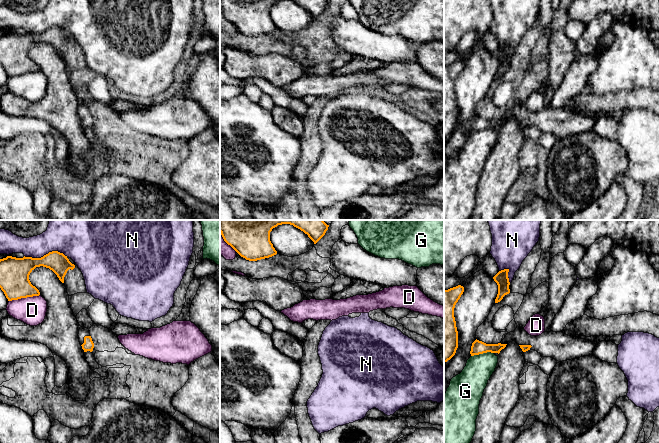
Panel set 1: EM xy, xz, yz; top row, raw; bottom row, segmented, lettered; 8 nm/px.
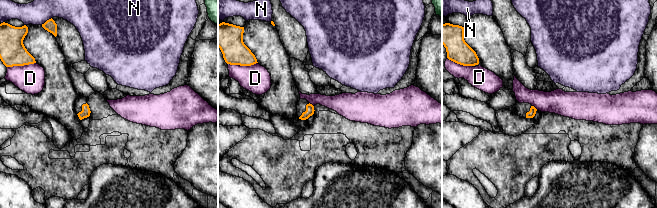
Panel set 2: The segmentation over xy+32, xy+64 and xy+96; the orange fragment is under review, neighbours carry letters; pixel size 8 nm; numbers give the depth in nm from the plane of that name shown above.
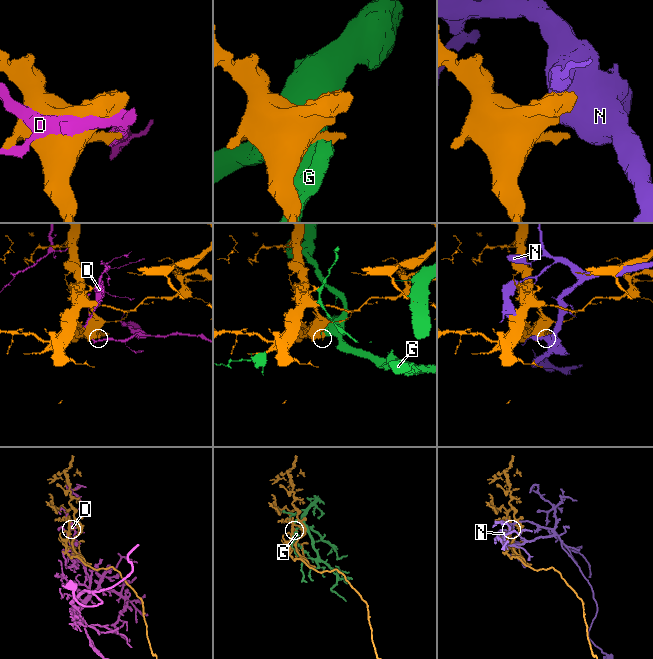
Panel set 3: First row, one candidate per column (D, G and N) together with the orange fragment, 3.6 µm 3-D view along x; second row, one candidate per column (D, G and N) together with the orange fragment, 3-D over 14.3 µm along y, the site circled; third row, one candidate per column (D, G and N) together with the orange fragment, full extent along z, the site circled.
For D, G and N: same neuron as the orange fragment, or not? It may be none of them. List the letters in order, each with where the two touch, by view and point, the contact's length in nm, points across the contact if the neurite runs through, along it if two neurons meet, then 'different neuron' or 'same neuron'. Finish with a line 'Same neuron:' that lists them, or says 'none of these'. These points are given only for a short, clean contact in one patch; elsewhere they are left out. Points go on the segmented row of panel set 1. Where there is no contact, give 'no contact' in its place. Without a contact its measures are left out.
D: meets orange in xy at (24, 297); contact 260 nm long; different neuron
G: meets orange in yz at (482, 353); contact 190 nm long; different neuron
N: meets orange in xy at (46, 254); contact 360 nm long; different neuron
Same neuron: none of these

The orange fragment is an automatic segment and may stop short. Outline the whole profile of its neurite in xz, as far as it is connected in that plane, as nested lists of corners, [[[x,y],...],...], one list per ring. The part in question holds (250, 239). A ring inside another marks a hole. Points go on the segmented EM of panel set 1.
[[[220,220],[220,233],[241,257],[257,261],[277,254],[270,241],[270,232],[282,224],[300,229],[314,244],[329,227],[323,220]]]

